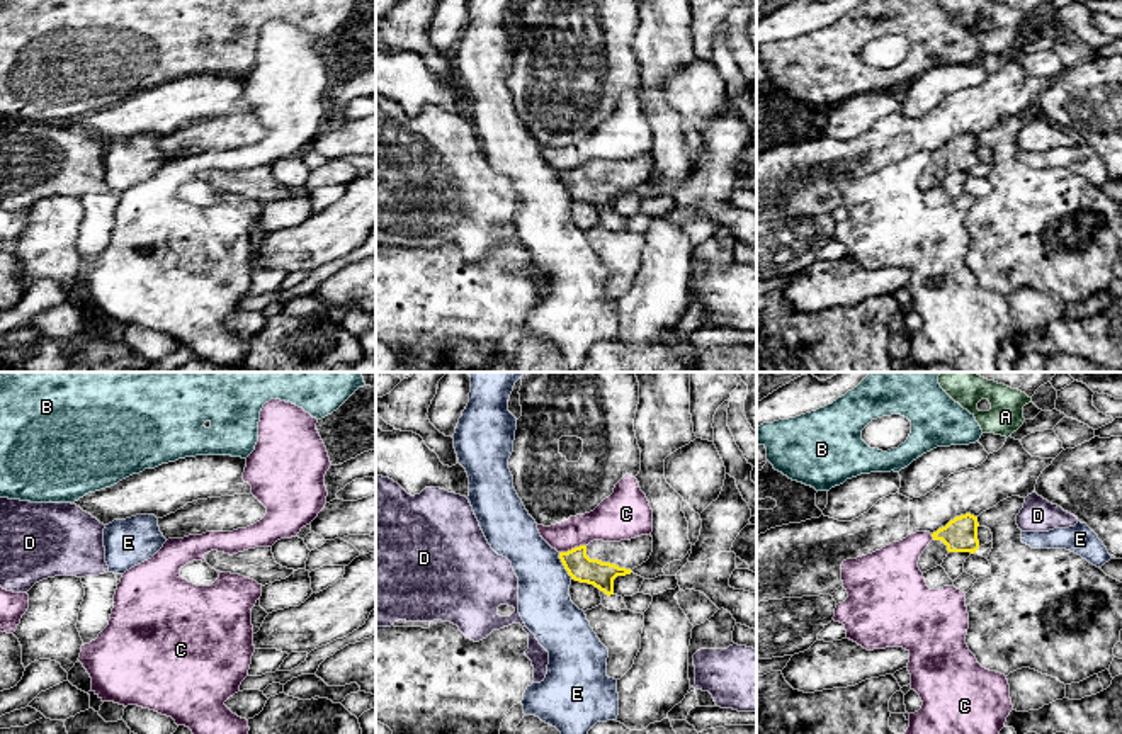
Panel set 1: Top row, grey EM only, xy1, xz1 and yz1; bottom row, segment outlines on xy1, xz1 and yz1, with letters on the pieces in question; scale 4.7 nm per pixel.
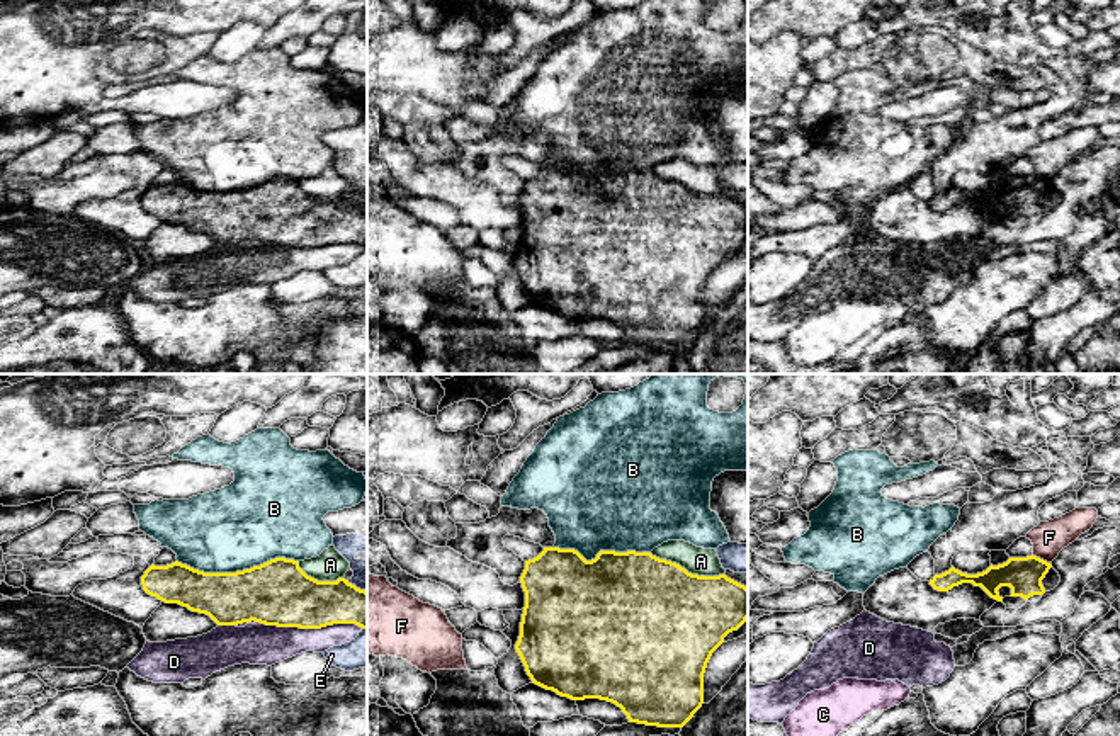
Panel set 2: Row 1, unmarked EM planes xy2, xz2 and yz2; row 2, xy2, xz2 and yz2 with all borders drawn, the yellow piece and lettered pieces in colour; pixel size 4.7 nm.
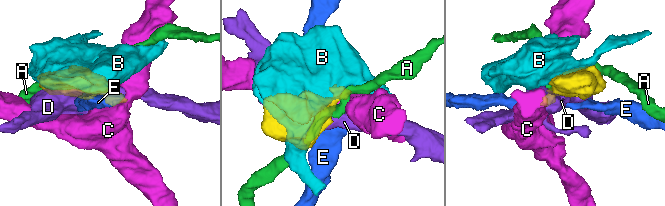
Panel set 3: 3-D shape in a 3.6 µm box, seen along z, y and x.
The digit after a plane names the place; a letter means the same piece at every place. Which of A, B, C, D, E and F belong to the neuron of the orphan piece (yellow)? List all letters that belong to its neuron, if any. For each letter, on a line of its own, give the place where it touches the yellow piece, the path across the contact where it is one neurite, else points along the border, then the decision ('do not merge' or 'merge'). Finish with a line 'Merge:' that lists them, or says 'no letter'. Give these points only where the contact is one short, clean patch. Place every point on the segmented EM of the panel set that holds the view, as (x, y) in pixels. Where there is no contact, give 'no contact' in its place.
A: xz2 (685, 570) | do not merge
B: xy2 (238, 571) | do not merge
C: xz1 (572, 549) | along xz1 (585, 544), (560, 553) | do not merge
D: xy2 (310, 628) | do not merge
E: xz1 (563, 564) | do not merge
F: yz2 (1042, 560) | along yz2 (1032, 554), (1051, 565) | do not merge
Merge: no letter

